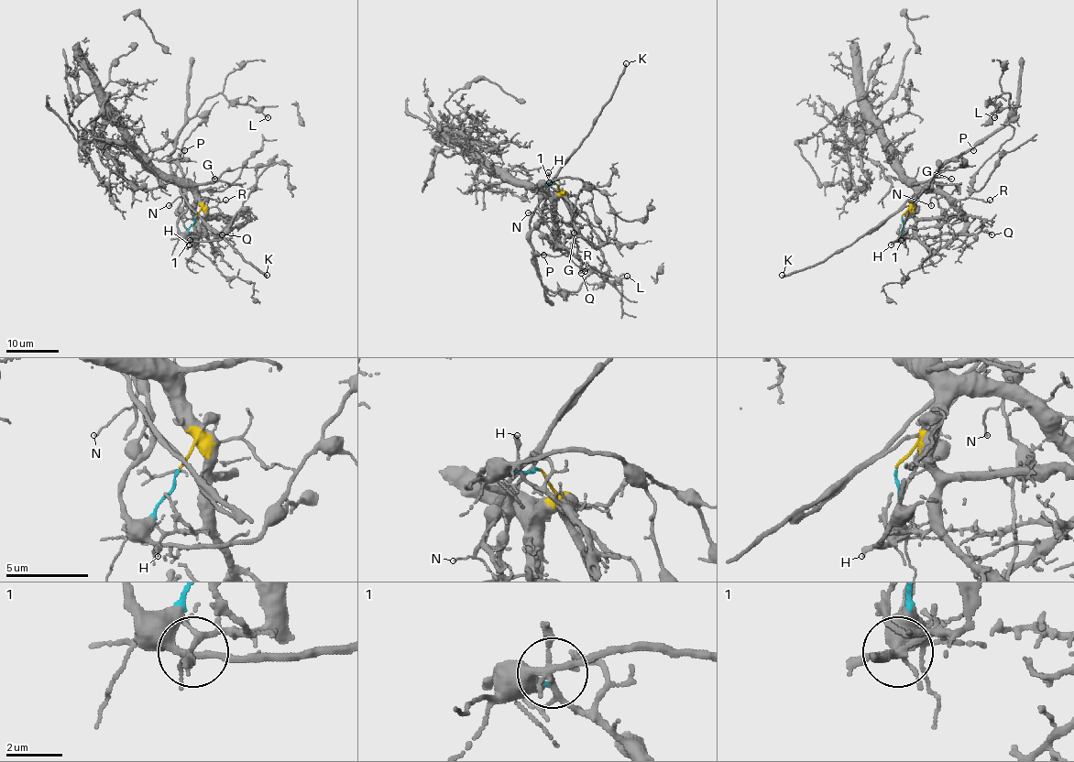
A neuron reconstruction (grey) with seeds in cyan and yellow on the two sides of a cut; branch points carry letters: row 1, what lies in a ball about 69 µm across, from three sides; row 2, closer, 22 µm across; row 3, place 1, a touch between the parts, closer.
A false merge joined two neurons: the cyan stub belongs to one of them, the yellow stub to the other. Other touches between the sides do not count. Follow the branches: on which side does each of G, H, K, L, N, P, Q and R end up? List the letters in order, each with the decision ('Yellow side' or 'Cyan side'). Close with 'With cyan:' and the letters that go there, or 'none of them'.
G: Yellow side
H: Yellow side
K: Cyan side
L: Cyan side
N: Cyan side
P: Cyan side
Q: Yellow side
R: Yellow side
With cyan: K, L, N, P

